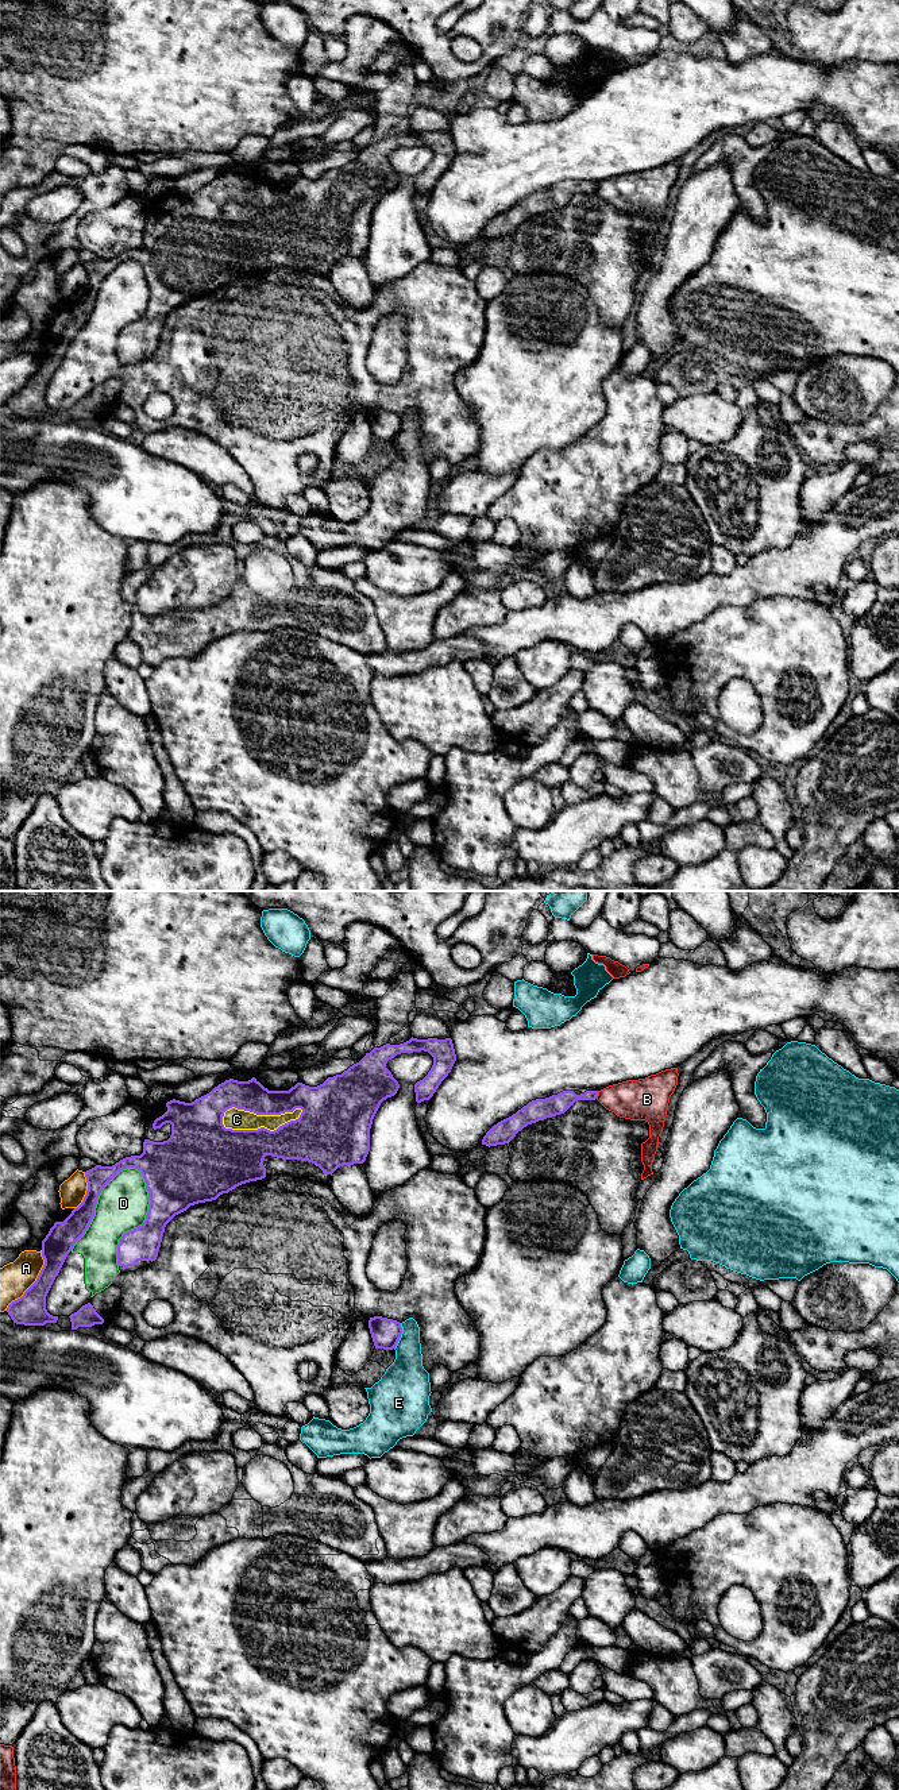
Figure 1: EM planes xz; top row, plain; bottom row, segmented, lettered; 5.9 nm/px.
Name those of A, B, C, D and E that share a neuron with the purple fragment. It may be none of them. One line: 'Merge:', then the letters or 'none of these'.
Merge: none of these

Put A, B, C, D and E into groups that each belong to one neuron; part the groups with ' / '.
A / B / C D / E

